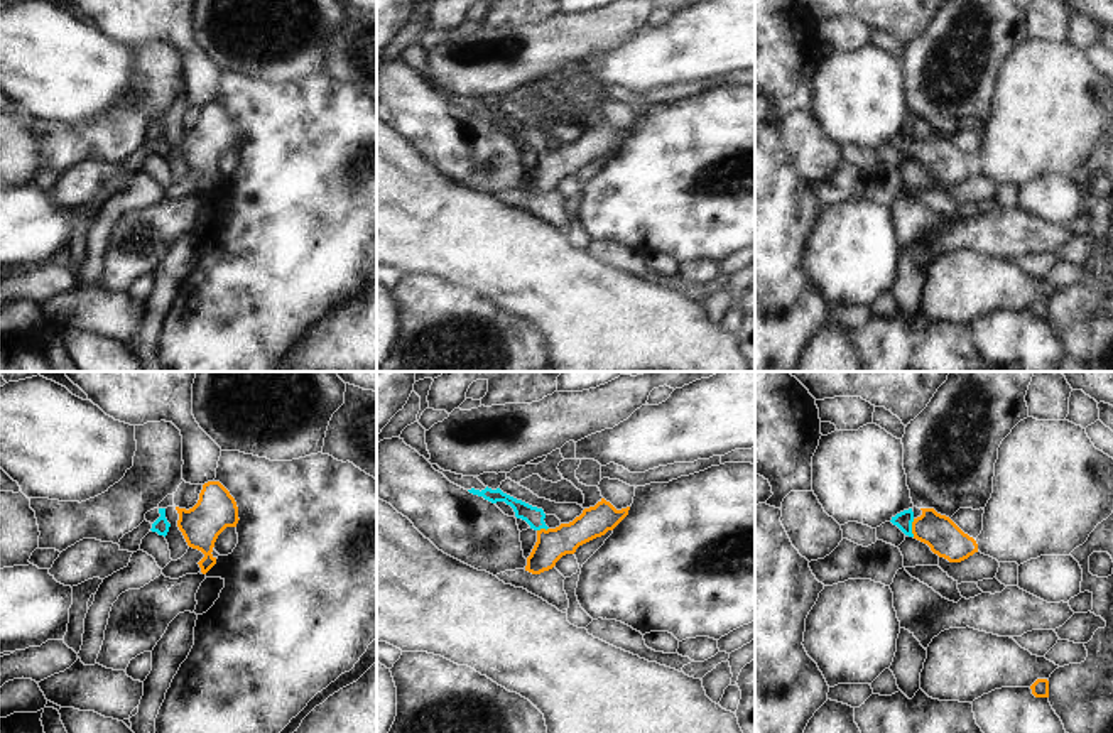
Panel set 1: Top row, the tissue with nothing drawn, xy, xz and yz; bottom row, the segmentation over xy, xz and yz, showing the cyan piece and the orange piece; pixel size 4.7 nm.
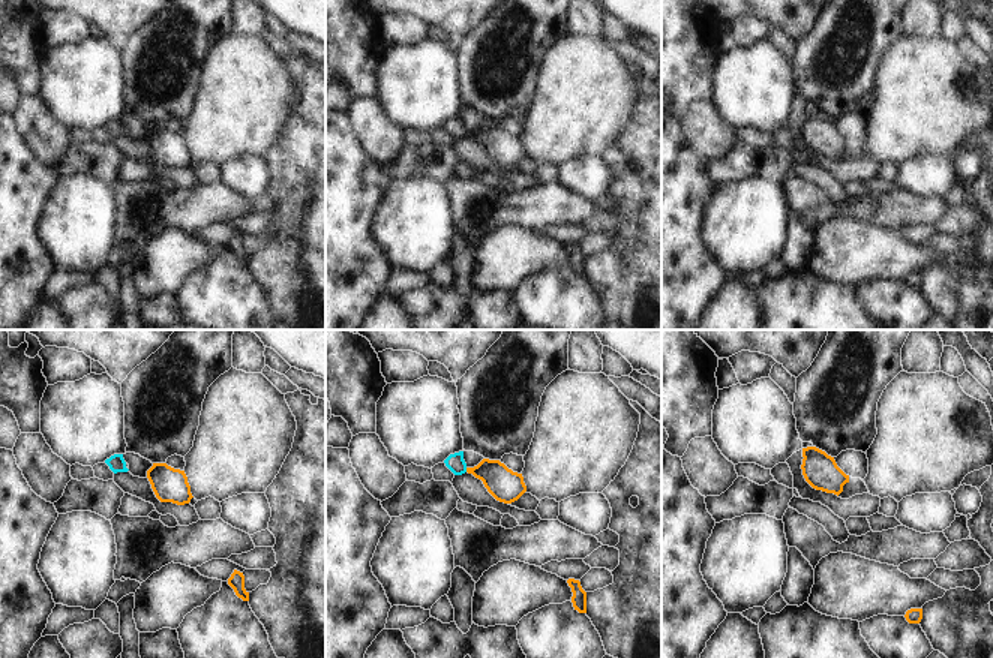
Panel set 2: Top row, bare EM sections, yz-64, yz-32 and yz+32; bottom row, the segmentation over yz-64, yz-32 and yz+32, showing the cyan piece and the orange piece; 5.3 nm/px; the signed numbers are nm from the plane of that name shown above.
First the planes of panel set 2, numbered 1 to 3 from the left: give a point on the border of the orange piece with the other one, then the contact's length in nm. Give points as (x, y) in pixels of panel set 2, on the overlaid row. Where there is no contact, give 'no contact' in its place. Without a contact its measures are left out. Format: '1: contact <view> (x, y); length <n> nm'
1: no contact
2: contact yz-32 (465, 469); length 30 nm
3: no contact

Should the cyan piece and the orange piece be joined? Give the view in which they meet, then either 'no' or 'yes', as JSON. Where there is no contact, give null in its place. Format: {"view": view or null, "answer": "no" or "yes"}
{"view": "yz", "answer": "yes"}

